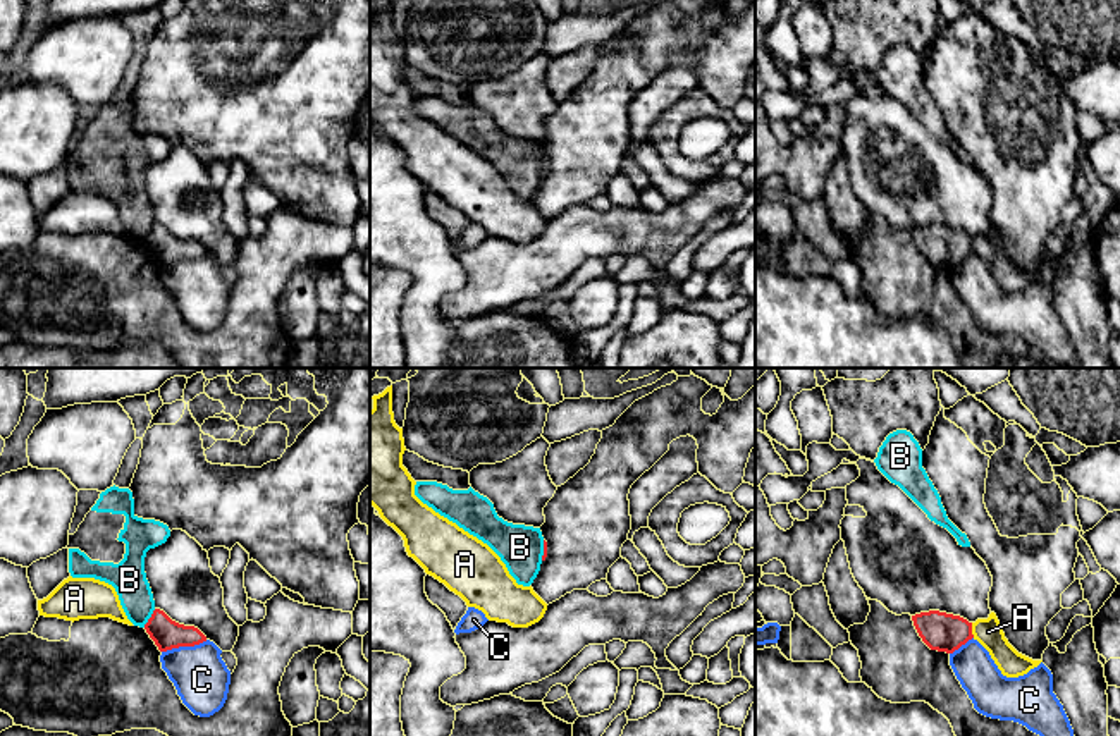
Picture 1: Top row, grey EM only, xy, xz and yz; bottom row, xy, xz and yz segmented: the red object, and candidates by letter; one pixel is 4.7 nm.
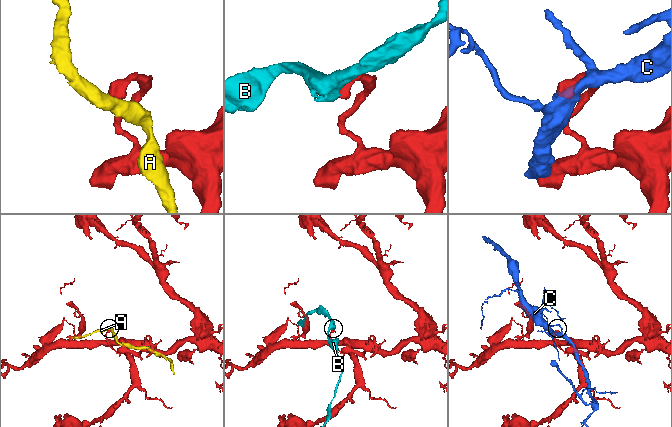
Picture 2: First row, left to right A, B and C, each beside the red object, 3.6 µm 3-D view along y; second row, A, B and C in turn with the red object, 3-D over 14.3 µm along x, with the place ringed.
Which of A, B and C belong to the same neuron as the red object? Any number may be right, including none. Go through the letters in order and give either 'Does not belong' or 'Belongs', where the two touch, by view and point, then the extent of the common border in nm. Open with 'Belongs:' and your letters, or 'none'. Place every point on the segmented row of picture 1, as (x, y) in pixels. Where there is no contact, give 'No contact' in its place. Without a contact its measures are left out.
Belongs: none
A: Does not belong. Touches red at yz (971, 630). Shared border 70 nm
B: Does not belong. Touches red at xy (150, 618). Shared border 110 nm
C: Does not belong. Touches red at xy (184, 645). Shared border 220 nm

